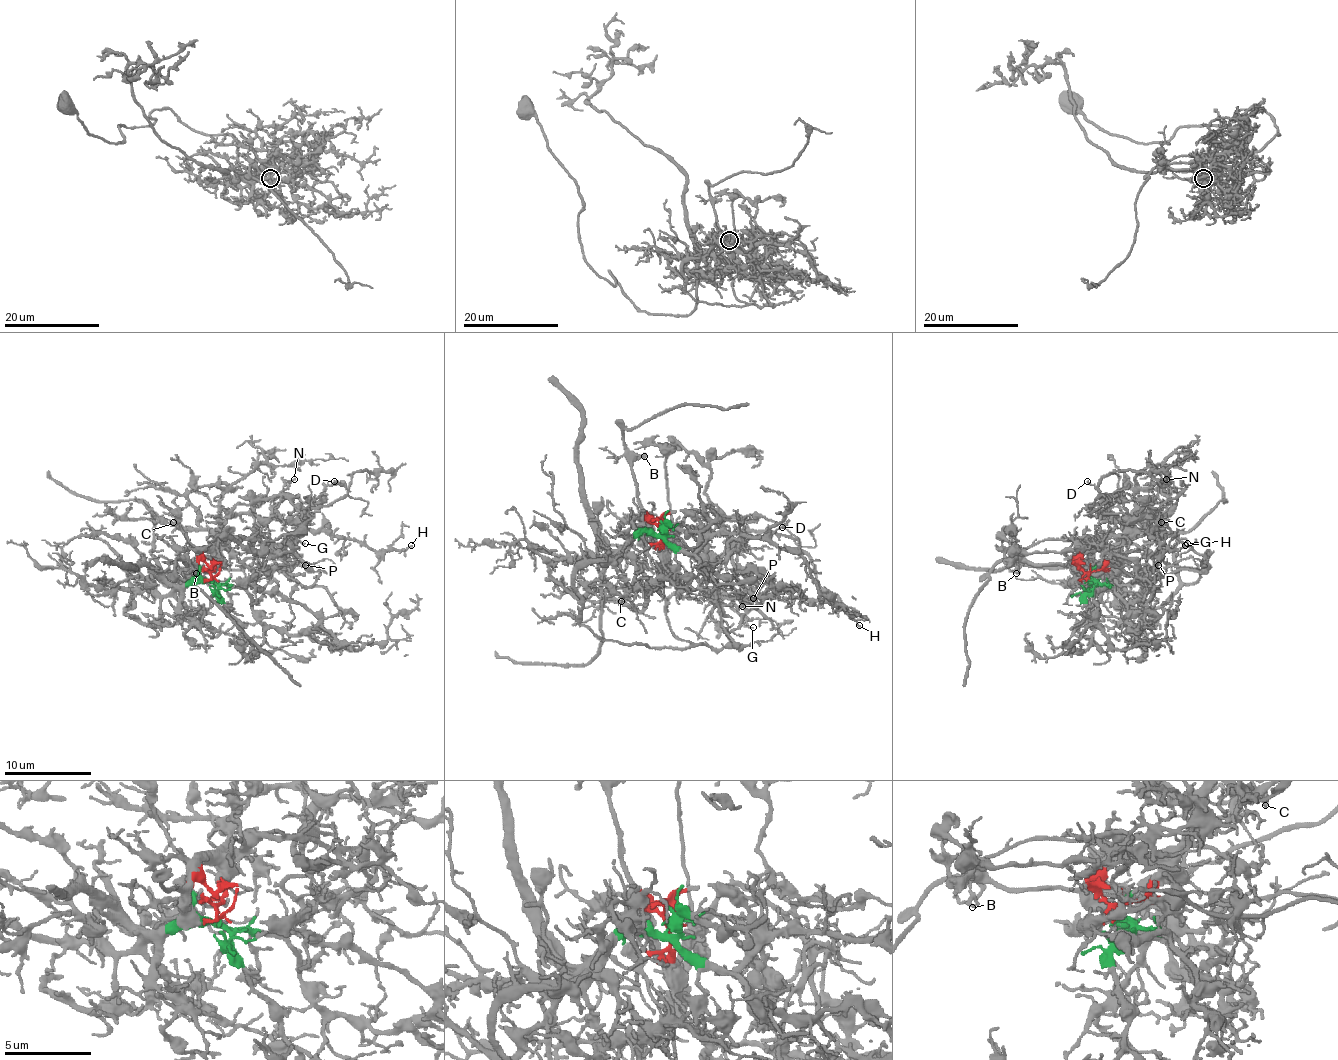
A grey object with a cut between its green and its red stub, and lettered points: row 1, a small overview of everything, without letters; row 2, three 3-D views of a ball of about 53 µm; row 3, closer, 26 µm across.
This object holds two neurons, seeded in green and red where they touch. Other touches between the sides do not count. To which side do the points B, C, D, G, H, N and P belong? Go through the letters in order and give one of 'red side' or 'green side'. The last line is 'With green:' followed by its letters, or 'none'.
B: red side
C: red side
D: red side
G: red side
H: red side
N: red side
P: red side
With green: none

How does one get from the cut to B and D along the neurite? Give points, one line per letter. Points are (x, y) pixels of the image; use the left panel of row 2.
B: (212, 578), (208, 565), (201, 561), (184, 561), (197, 574)
D: (212, 578), (221, 522), (236, 507), (275, 496), (286, 496), (299, 507), (327, 507), (346, 492), (333, 481)

